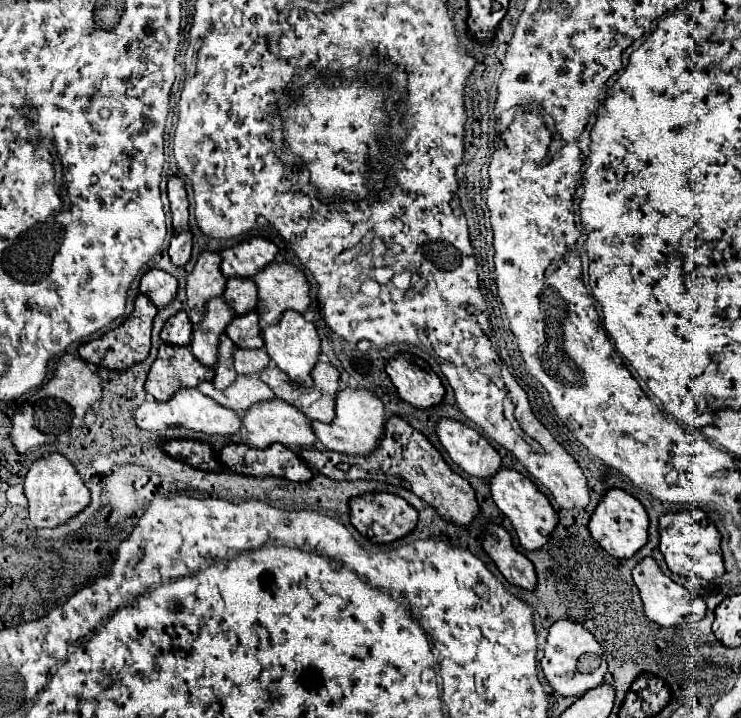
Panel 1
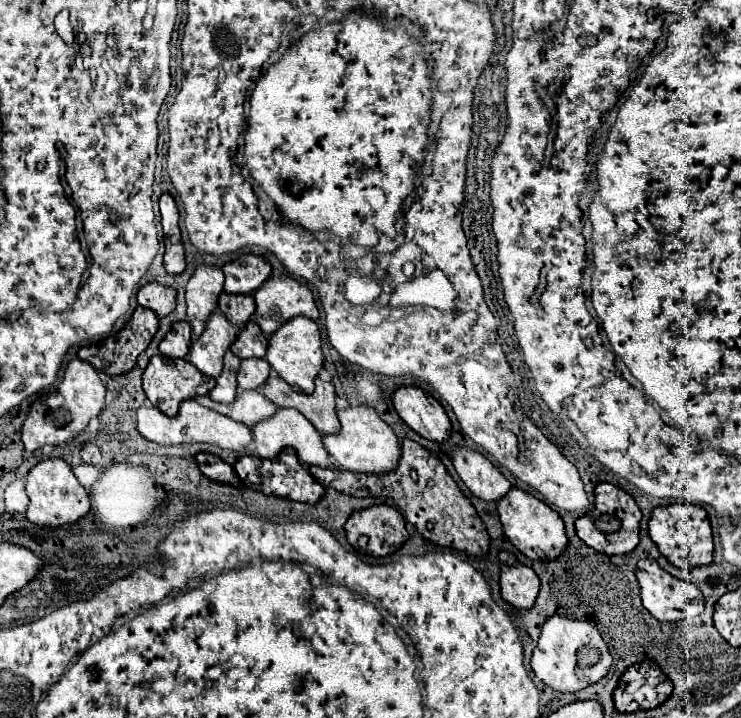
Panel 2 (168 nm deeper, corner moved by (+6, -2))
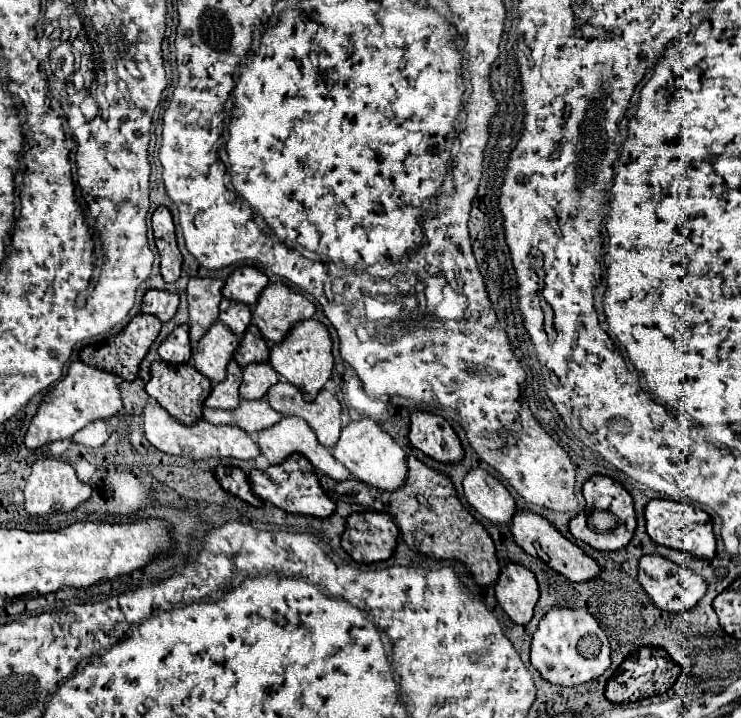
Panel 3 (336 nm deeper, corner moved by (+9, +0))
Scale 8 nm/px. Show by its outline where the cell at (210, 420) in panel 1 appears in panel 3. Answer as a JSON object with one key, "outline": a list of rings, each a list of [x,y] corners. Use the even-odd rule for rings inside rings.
{"outline":[[[153,398],[147,402],[147,406],[143,408],[143,416],[145,416],[145,436],[147,440],[159,448],[161,452],[167,454],[179,454],[179,456],[191,456],[191,458],[209,458],[209,456],[231,456],[231,458],[241,458],[241,460],[251,460],[259,454],[257,444],[253,442],[253,438],[245,432],[245,430],[237,430],[237,426],[215,426],[207,420],[201,418],[201,422],[197,420],[195,424],[187,426],[177,422],[171,414],[167,414]]]}

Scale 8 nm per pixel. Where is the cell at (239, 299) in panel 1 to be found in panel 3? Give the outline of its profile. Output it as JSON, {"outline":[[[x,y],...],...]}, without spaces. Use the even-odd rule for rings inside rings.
{"outline":[[[223,298],[221,300],[221,306],[219,306],[219,320],[231,332],[235,332],[237,336],[241,336],[247,330],[249,322],[251,322],[251,310],[243,302],[235,302],[235,300]]]}

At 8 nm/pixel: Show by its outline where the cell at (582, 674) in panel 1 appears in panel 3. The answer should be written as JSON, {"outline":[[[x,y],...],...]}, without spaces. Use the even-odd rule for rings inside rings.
{"outline":[[[553,608],[549,610],[533,634],[531,642],[531,664],[551,684],[557,686],[579,686],[583,682],[599,678],[609,666],[611,648],[605,632],[587,610]]]}

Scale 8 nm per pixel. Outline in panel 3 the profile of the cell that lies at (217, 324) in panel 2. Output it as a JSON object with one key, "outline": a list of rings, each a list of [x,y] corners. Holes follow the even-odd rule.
{"outline":[[[215,322],[205,336],[197,342],[197,348],[193,350],[193,366],[207,376],[213,384],[221,382],[225,378],[227,362],[233,356],[233,350],[237,348],[239,340],[237,336],[223,326],[221,322]]]}

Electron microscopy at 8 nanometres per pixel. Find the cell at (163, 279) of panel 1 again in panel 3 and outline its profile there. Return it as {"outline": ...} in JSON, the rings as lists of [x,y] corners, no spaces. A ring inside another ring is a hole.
{"outline":[[[147,290],[143,296],[141,312],[153,314],[161,322],[167,322],[177,312],[177,306],[179,306],[179,294],[165,290]]]}

